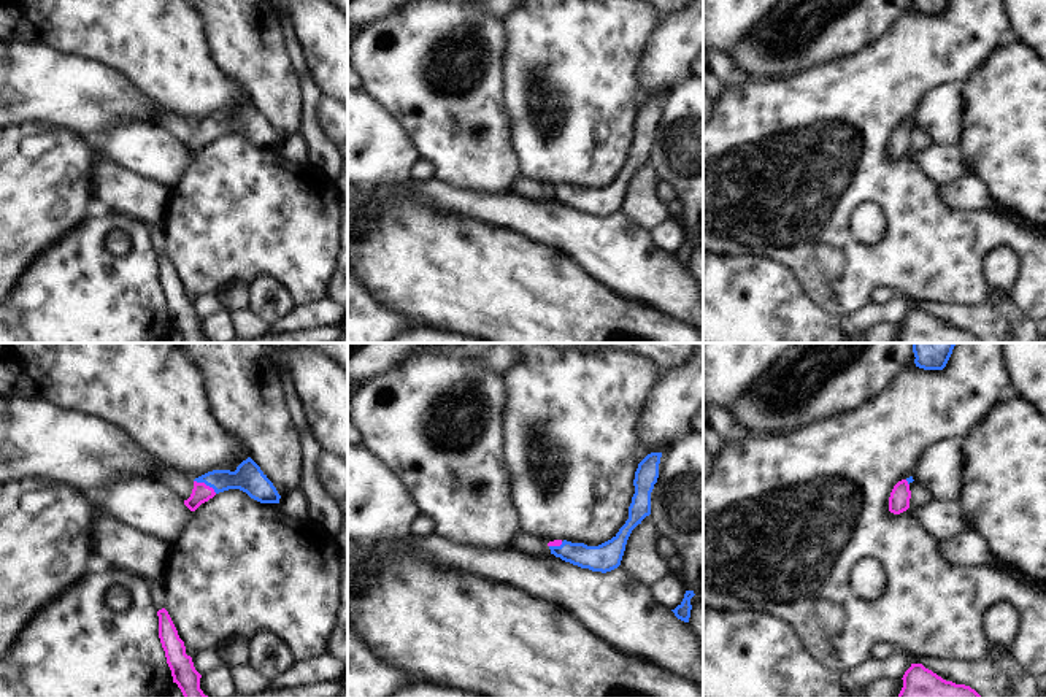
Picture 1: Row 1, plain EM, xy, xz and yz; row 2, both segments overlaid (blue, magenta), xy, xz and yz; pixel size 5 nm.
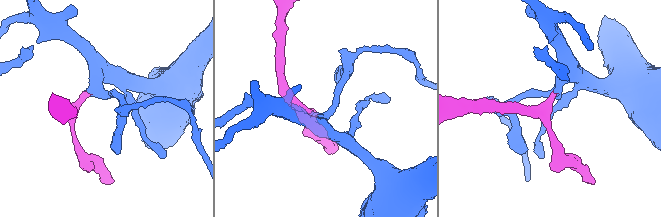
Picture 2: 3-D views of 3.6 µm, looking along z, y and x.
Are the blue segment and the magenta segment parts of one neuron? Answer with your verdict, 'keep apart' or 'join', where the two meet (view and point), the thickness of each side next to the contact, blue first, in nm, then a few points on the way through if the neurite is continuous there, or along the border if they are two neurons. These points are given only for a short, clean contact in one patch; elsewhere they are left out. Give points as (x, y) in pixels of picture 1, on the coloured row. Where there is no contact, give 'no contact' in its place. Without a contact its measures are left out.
join; meets blue in xy at (205, 483); 150 nm thick on the blue side, 90 nm on the other; runs through xy (248, 477), (205, 483), (200, 492)

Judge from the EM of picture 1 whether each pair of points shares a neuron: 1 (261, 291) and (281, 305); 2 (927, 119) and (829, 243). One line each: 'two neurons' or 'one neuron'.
1: one neuron
2: two neurons

